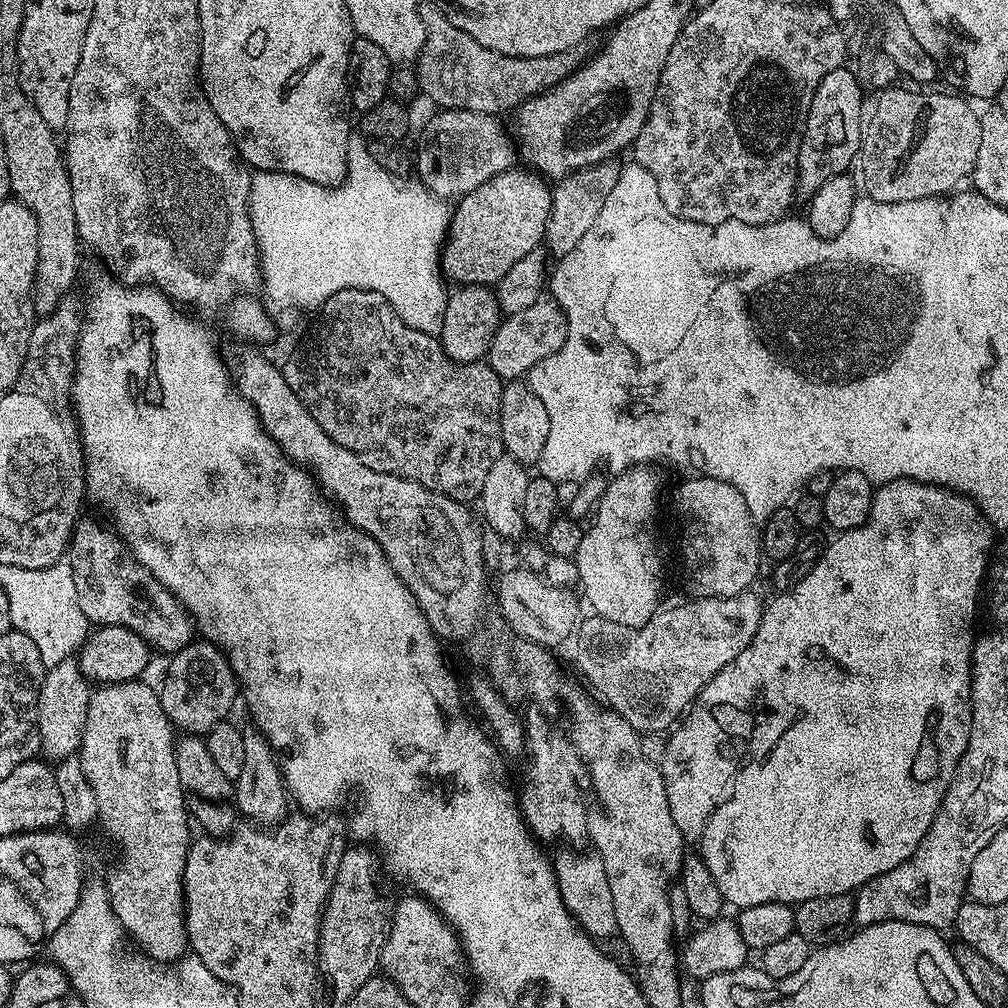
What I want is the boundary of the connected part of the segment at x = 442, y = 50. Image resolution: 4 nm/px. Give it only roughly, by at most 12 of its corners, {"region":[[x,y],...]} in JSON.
{"region":[[421,3],[414,67],[440,110],[491,116],[578,71],[587,43],[507,56]]}

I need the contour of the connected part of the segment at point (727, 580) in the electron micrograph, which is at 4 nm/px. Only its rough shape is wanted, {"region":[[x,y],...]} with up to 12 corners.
{"region":[[734,486],[676,492],[693,597],[749,591],[761,529]]}

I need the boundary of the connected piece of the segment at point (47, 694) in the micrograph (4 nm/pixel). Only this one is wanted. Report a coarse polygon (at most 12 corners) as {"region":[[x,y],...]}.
{"region":[[75,659],[45,671],[40,752],[79,753],[90,681]]}

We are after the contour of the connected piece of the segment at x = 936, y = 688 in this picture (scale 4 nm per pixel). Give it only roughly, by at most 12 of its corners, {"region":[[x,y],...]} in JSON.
{"region":[[879,485],[659,764],[733,909],[855,893],[970,742],[994,529]]}

